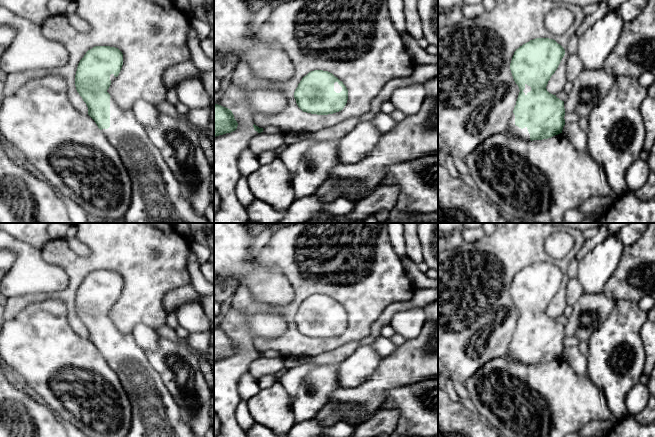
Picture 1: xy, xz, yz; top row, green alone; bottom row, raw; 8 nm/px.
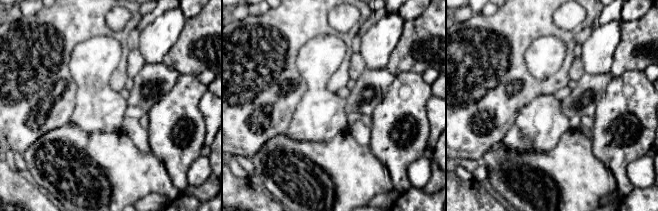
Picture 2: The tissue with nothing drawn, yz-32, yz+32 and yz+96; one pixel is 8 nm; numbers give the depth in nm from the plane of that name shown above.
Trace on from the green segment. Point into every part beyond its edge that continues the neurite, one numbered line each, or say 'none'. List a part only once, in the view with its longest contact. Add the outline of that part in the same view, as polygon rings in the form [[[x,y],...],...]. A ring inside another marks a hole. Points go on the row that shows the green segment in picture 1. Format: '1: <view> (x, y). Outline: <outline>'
1: xy (156, 197). Outline: [[[110,97],[110,127],[101,131],[118,152],[131,181],[132,197],[124,223],[210,223],[182,196],[177,179],[132,110],[121,108]]]

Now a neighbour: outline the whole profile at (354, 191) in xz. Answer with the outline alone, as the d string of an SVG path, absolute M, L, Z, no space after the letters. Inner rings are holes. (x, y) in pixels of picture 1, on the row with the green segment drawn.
M345 178L338 180L336 187L341 190L342 197L355 203L367 197L375 190L373 189L370 193L365 193L363 183Z

